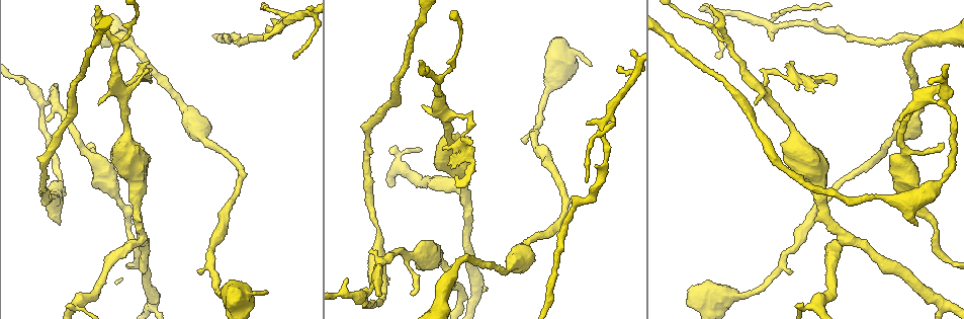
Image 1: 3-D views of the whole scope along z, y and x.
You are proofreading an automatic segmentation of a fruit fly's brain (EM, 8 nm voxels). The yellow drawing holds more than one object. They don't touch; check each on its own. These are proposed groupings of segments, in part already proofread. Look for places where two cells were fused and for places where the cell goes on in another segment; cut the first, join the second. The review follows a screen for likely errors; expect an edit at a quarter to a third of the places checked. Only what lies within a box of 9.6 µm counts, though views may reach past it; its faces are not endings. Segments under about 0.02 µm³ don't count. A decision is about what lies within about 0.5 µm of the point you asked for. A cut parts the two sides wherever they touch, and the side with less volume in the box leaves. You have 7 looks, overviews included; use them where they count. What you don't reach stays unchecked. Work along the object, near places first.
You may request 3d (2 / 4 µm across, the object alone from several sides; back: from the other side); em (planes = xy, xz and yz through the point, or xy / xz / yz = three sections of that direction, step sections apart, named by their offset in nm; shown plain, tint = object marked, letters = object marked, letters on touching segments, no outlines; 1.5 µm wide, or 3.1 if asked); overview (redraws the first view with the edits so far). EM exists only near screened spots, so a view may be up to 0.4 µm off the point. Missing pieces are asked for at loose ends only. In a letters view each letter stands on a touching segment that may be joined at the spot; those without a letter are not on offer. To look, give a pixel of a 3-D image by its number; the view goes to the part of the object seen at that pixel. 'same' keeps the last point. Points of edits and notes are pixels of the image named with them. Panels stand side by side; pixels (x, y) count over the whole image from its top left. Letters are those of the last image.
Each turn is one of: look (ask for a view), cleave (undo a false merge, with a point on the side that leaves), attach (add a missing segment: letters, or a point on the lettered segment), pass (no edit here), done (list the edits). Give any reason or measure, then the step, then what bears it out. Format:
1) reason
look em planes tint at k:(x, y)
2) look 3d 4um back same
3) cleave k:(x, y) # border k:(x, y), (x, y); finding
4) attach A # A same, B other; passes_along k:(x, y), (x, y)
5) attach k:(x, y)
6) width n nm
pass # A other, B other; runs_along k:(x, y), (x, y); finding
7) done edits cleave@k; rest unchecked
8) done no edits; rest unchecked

a narrow waist
look em yz step 8 tint at 1:(788, 76)

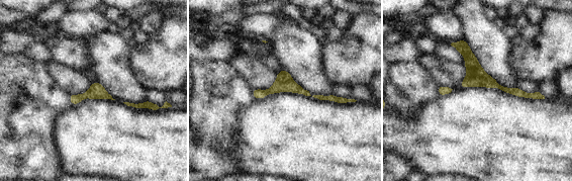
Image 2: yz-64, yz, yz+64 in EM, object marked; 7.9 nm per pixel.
what lies round it
look em yz step 8 letters same

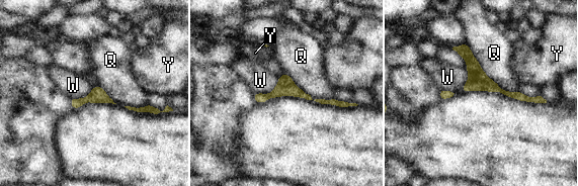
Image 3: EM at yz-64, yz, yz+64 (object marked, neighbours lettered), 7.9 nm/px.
width 80 nm
pass # Q other, W other, Y other; runs_along 3:(458, 49), (490, 86), (521, 97); continuous, no second cell

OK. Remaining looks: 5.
an open end
look em xz step 8 letters at 1:(917, 224)

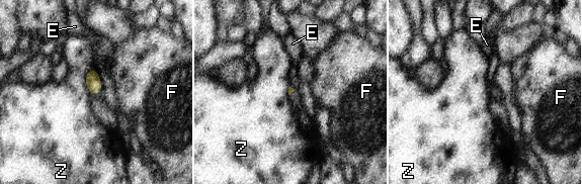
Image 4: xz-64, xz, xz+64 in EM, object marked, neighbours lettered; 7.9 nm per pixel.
look em planes letters same

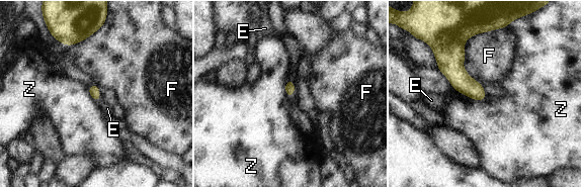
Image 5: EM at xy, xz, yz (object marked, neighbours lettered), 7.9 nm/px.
longest_contact F 460 nm
pass # E other, F other, Z other; border 5:(286, 81), (284, 92); no lettered segment goes on from it

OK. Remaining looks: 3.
arms part here
look em xz step 8 tint at 1:(284, 19)

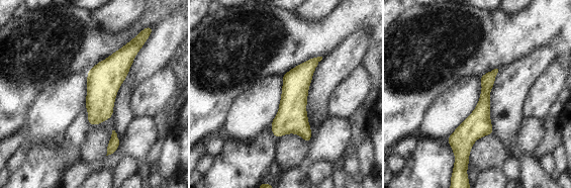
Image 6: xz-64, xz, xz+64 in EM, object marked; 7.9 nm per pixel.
another direction
look em planes letters same

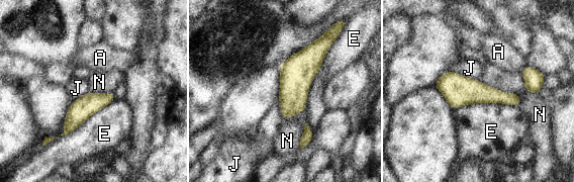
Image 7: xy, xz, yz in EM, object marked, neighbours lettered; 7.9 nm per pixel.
pass # A other, E other, J other, N other; runs_along 7:(438, 85), (517, 101); all the same cell

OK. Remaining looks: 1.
done no edits; rest unchecked

